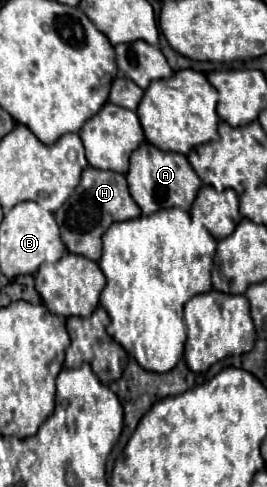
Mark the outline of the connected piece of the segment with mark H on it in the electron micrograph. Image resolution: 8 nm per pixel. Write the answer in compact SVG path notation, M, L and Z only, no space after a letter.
M87 166L83 170L75 194L55 212L57 224L61 228L61 240L65 242L67 250L87 258L101 256L101 238L105 230L113 224L113 220L131 220L135 216L141 216L141 208L131 198L125 176L119 172L99 170L93 166Z

